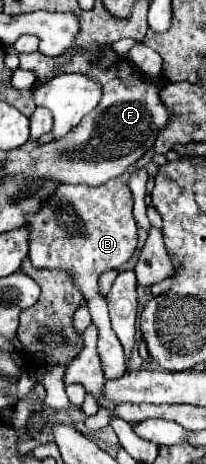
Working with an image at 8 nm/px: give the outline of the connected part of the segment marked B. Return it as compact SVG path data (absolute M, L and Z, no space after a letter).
M113 178L95 188L85 184L59 184L57 192L53 192L53 196L45 200L41 212L29 216L29 224L25 224L25 230L29 232L29 258L33 266L71 272L84 298L87 298L93 324L99 330L97 354L101 358L105 380L115 380L115 376L119 374L123 376L123 348L117 336L111 332L107 302L97 294L97 280L105 270L125 264L135 252L137 224L133 220L133 196L129 186L123 184L119 178Z

